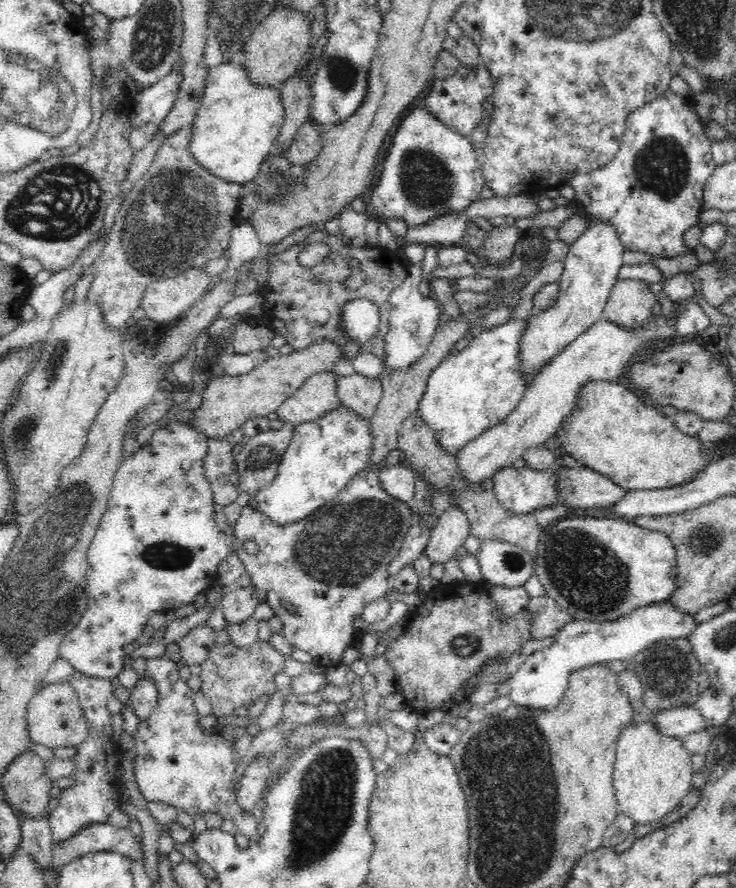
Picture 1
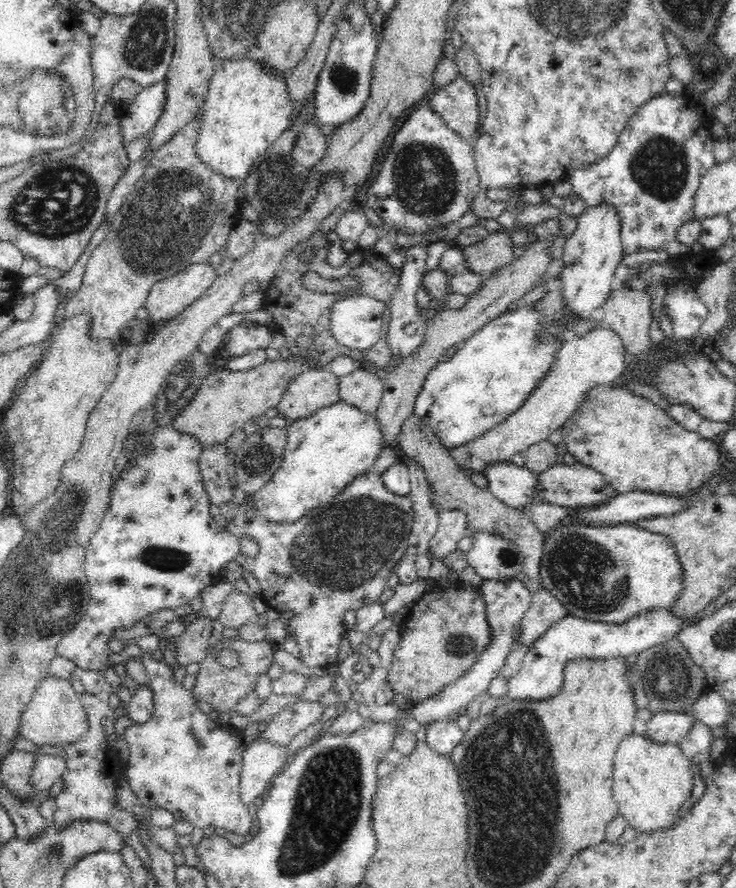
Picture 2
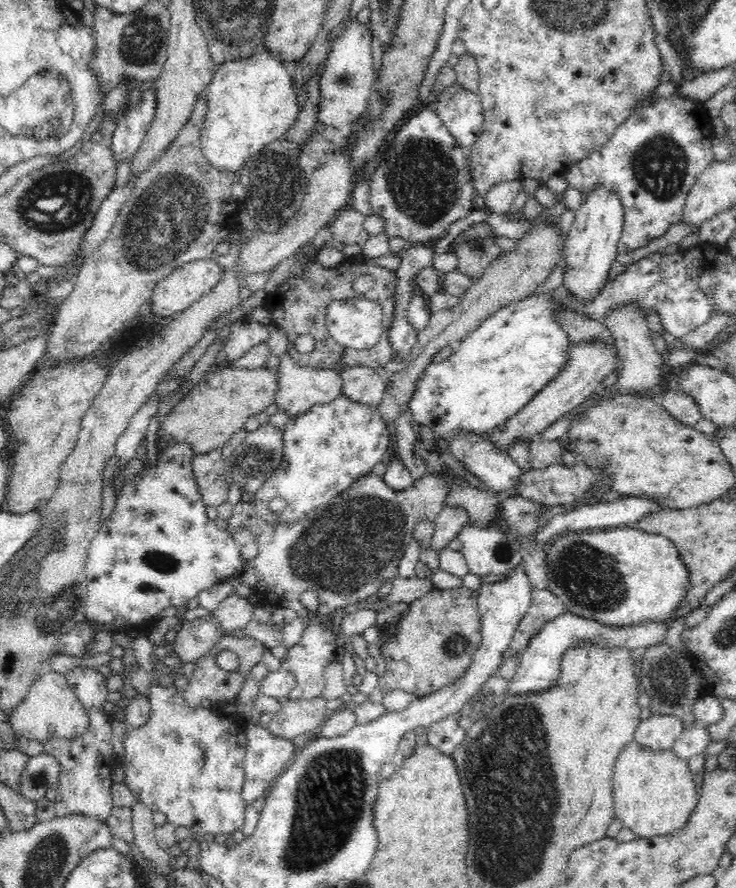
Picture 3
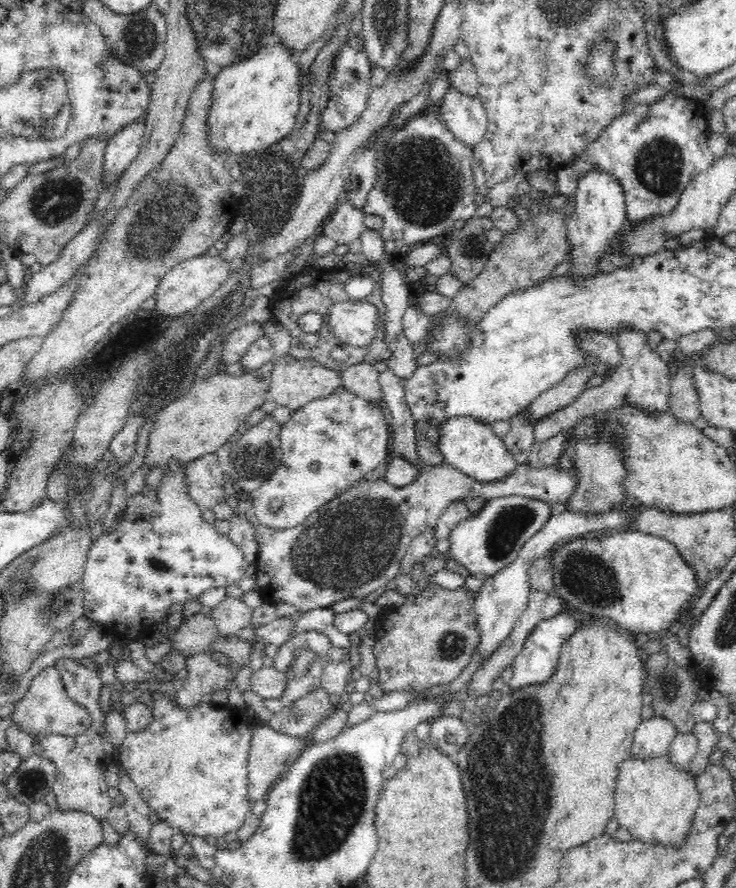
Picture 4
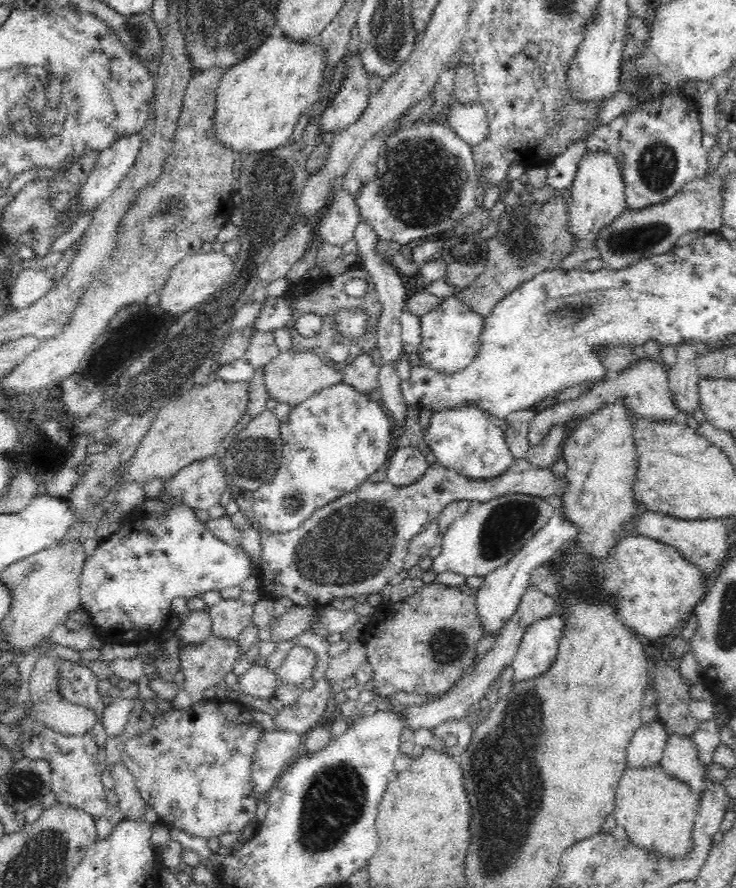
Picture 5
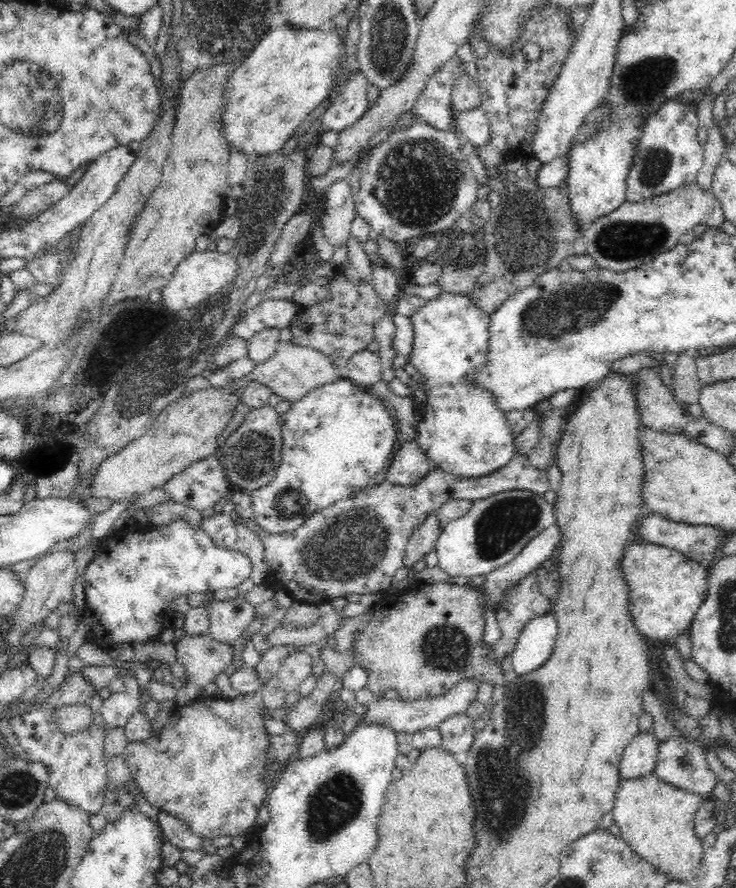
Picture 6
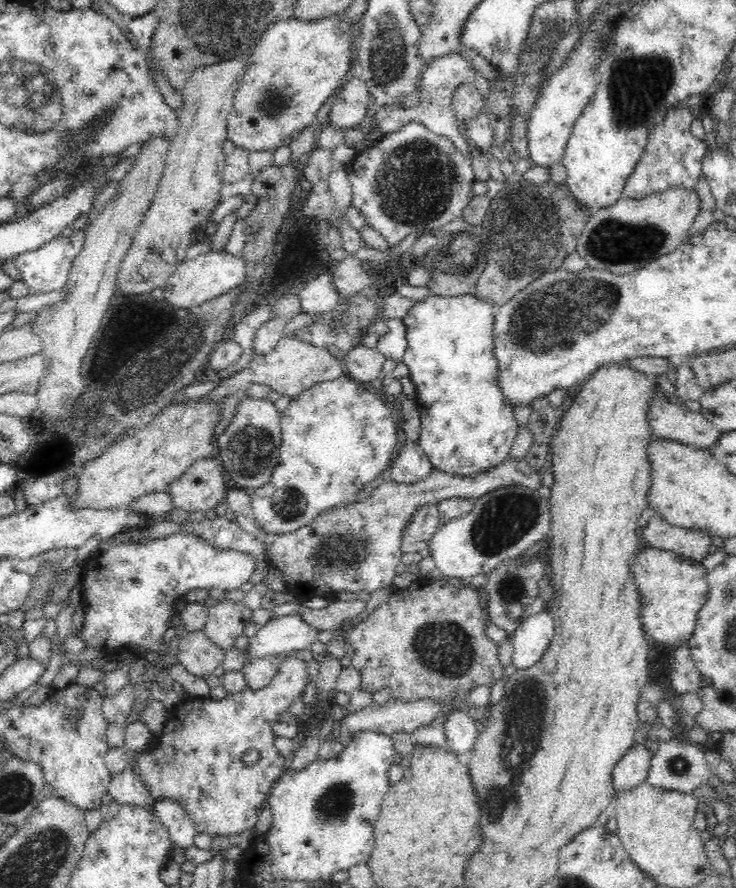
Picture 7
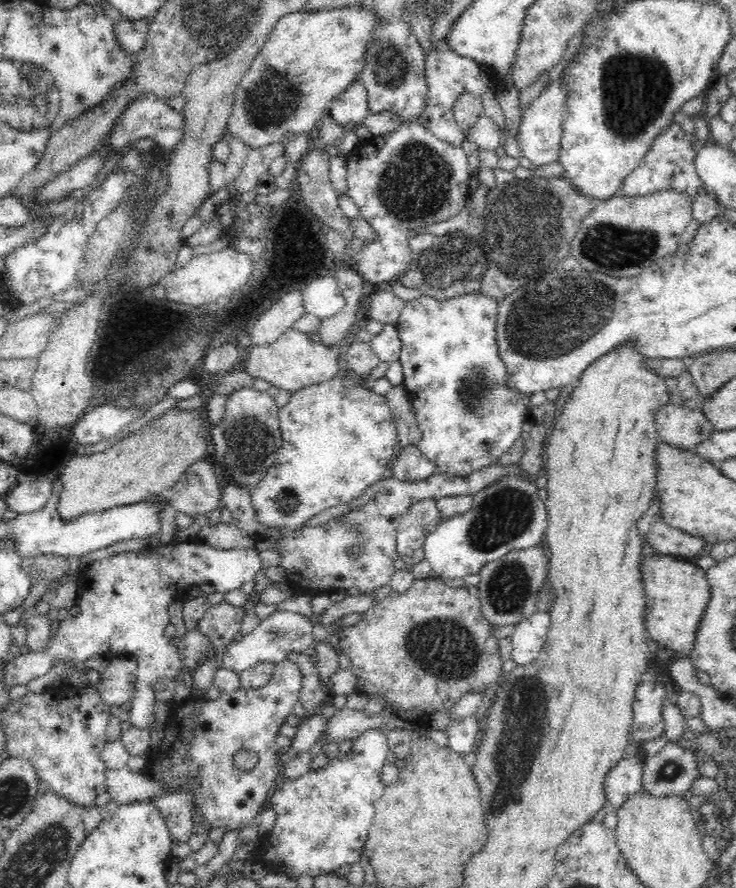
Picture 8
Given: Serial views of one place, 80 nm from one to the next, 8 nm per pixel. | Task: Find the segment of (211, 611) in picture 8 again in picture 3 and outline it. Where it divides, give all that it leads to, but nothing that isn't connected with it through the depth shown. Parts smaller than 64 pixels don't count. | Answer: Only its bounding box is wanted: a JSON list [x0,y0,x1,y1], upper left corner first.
[210,593,254,632]

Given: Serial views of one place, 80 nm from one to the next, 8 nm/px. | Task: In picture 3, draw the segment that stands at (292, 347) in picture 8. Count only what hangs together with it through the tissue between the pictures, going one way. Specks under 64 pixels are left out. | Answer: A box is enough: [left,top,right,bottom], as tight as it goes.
[275,352,342,419]

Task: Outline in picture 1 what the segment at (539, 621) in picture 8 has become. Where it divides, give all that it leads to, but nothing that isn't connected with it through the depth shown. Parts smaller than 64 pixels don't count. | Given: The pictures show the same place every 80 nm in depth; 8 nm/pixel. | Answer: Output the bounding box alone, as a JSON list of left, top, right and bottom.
[508,601,697,712]

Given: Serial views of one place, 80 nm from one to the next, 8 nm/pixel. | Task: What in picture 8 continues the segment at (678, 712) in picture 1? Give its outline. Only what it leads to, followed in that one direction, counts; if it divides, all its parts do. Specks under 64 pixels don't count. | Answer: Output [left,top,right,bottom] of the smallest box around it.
[604,749,644,808]

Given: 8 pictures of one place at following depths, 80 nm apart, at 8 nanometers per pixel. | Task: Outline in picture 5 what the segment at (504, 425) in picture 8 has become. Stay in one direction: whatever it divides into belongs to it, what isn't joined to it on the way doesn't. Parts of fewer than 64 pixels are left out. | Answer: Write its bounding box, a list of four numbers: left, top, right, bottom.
[416,290,515,479]

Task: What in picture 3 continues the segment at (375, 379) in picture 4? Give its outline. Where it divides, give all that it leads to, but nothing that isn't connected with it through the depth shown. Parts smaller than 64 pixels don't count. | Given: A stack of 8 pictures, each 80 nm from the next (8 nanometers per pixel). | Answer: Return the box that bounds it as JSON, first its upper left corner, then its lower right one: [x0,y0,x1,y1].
[341,366,386,408]

